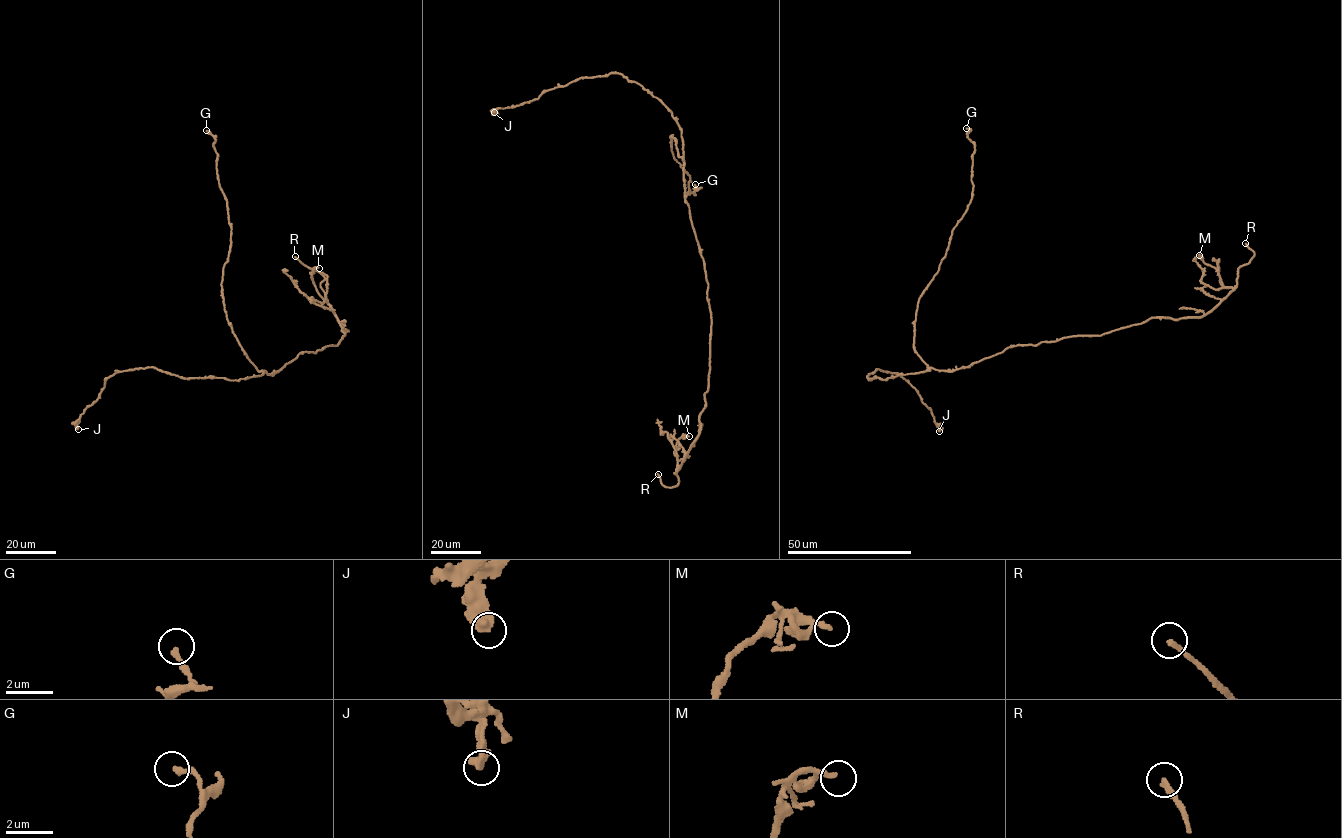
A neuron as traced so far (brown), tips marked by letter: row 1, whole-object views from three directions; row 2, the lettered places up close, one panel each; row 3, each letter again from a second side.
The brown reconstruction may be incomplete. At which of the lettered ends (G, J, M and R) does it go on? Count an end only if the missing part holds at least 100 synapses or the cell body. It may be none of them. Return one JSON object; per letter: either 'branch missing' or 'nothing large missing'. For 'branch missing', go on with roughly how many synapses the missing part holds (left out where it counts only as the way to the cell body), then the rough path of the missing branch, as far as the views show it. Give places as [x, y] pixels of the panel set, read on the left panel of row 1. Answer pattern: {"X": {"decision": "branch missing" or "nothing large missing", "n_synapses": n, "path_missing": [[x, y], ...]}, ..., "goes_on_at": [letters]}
{"G": {"decision": "nothing large missing"}, "J": {"decision": "nothing large missing"}, "M": {"decision": "nothing large missing"}, "R": {"decision": "branch missing", "path_missing": [[295, 256], [290, 234]]}, "goes_on_at": ["R"]}

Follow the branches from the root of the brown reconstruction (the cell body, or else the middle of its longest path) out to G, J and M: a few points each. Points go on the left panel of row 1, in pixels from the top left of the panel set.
G: (287, 363), (273, 374), (259, 371), (228, 321), (221, 284), (231, 230), (217, 173), (215, 138), (206, 130)
J: (287, 363), (273, 374), (264, 370), (238, 380), (181, 378), (153, 367), (116, 371), (81, 414), (78, 429)
M: (287, 363), (302, 352), (338, 346), (345, 336), (342, 330), (349, 331), (316, 291), (311, 277), (319, 268)

